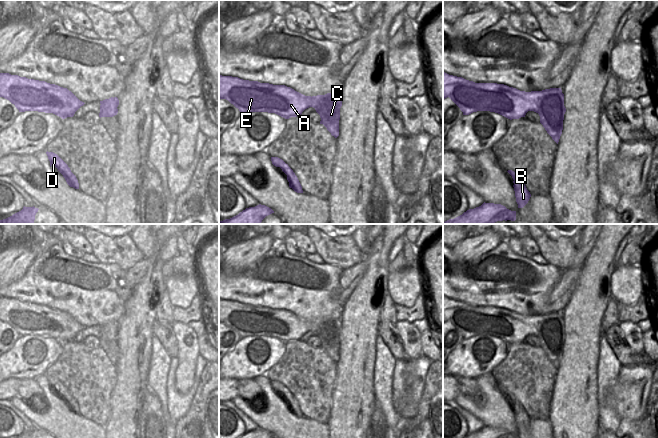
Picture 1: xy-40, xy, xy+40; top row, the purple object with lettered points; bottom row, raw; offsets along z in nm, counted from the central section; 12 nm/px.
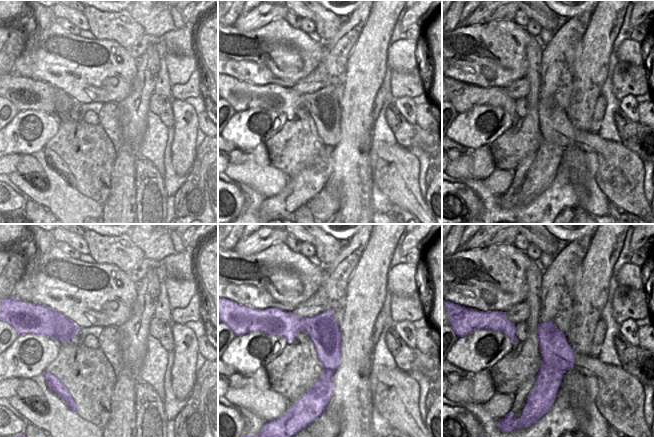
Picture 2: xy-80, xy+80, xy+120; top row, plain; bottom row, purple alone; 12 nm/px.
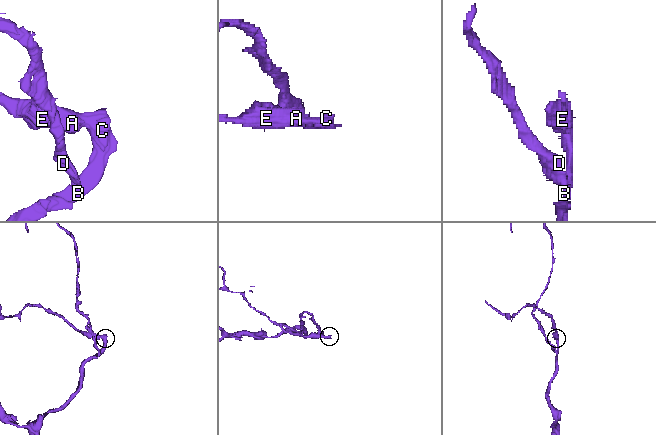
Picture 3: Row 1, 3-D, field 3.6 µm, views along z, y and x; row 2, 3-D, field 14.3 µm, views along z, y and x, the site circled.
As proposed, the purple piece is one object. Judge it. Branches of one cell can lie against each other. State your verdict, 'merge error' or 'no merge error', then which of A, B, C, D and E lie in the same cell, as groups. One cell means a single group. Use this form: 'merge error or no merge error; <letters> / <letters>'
merge error; A E / B C D

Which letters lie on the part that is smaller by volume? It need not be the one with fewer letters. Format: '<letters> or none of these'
A, E

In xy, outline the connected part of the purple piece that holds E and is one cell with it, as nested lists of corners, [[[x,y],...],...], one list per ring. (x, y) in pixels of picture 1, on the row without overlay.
[[[219,299],[219,323],[228,324],[241,338],[268,336],[289,343],[300,340],[309,331],[316,332],[317,327],[320,327],[322,332],[325,328],[335,328],[337,331],[339,321],[337,317],[305,320],[285,309]]]

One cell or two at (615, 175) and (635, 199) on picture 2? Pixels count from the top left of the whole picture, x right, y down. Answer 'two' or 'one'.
one

